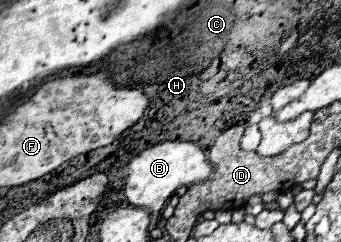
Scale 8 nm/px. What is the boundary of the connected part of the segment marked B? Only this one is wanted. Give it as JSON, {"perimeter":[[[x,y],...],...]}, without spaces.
{"perimeter":[[[161,142],[153,148],[147,148],[145,152],[137,154],[129,162],[129,176],[125,182],[125,196],[133,206],[145,206],[151,210],[151,214],[159,216],[165,202],[175,194],[177,188],[189,186],[193,182],[207,180],[211,176],[211,164],[205,156],[205,152],[193,144],[193,142]]]}

